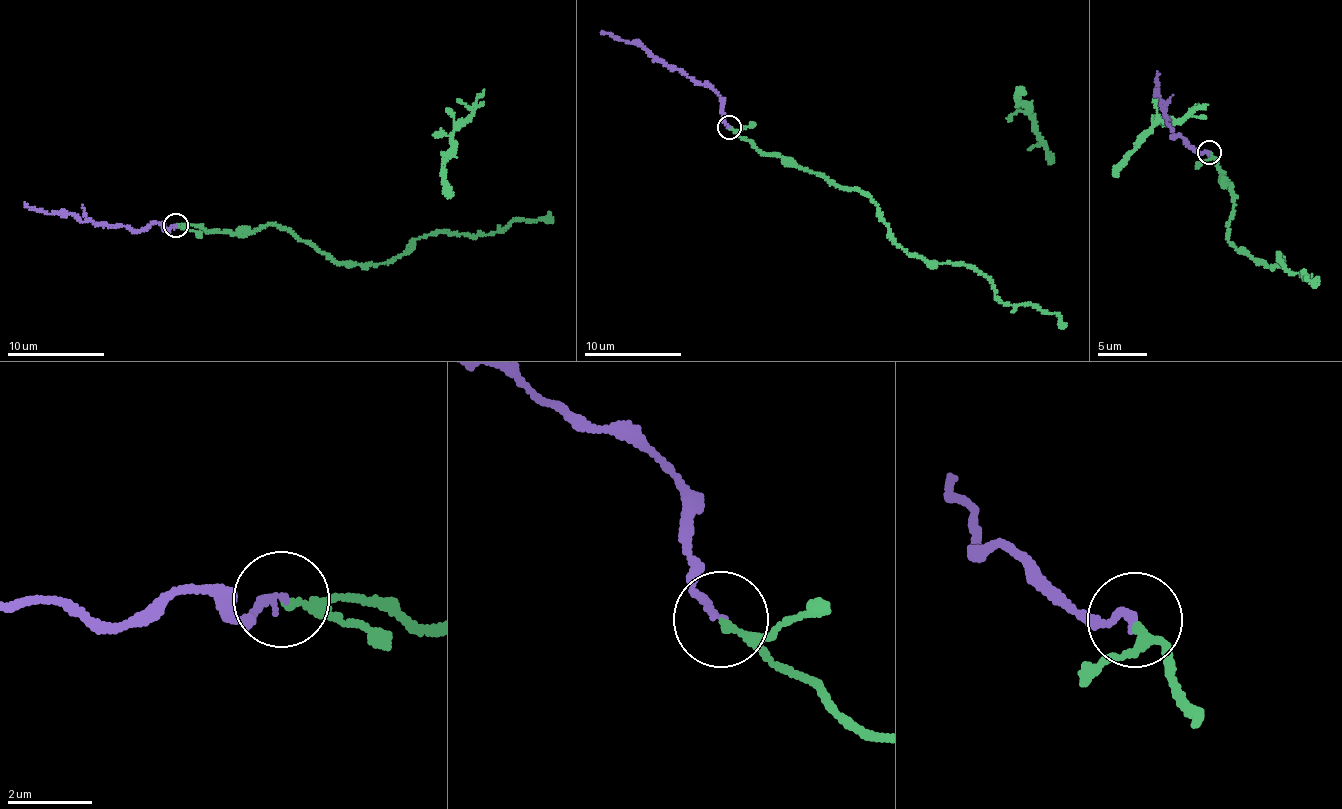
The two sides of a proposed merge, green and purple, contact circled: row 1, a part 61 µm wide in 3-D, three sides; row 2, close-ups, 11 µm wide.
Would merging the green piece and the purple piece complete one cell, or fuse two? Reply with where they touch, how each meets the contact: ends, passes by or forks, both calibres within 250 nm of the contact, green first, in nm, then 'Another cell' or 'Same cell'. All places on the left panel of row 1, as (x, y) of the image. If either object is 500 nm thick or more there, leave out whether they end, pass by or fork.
Place: (176, 225). At the ring green passes by. At the ring purple ends. Thickness 150 nm (green) against 190 nm. Same cell

